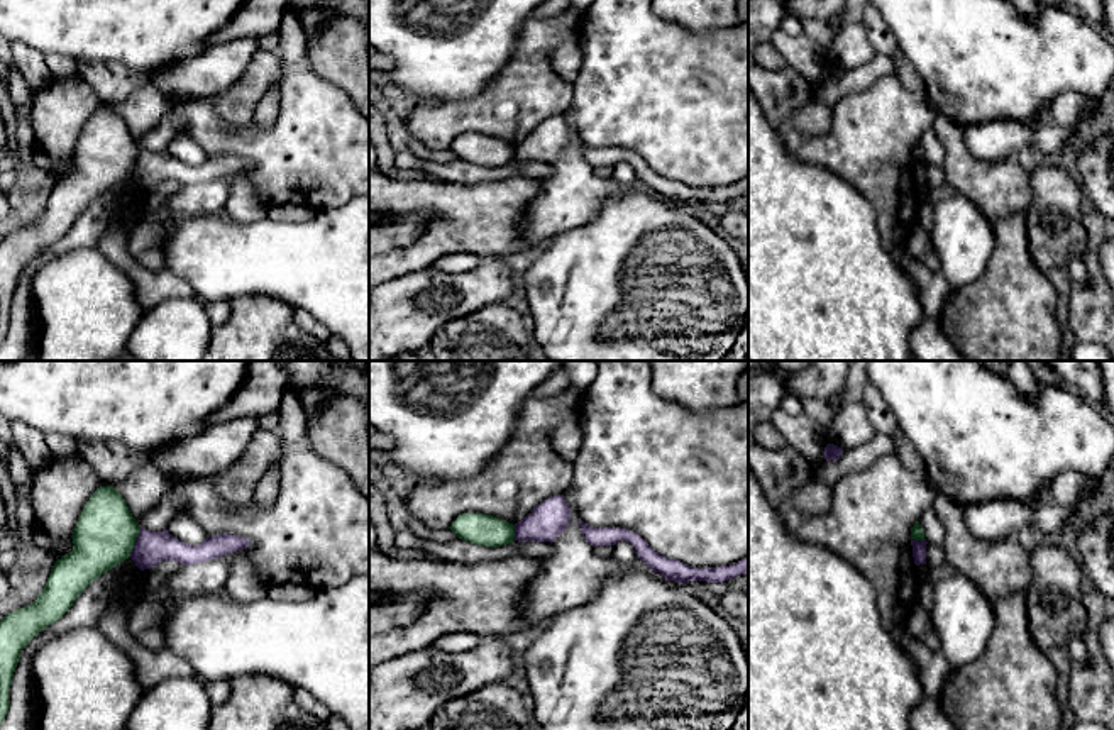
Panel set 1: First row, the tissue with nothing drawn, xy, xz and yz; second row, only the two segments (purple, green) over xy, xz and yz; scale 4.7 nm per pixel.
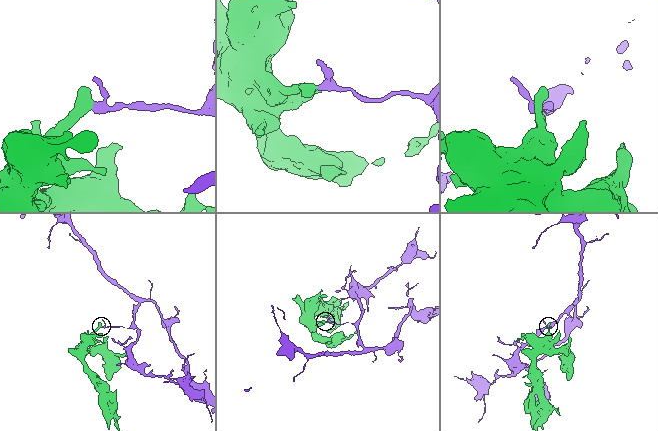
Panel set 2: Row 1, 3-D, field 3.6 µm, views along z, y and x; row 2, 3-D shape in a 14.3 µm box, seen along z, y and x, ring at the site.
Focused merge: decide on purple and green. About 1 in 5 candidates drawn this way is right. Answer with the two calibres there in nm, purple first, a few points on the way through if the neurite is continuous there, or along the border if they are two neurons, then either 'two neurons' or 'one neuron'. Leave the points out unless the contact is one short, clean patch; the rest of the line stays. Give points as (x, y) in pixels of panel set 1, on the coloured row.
calibres 160 and 300 nm; border xy (141, 529), (129, 556); two neurons

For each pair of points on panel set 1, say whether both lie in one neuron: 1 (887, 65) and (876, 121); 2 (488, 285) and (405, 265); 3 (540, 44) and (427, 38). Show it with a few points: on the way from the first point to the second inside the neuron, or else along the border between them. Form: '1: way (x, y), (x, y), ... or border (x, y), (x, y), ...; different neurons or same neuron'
1: border (894, 73), (879, 77), (864, 90), (850, 92); different neurons
2: border (430, 266), (397, 276), (386, 283); different neurons
3: border (529, 17), (508, 61), (493, 77); different neurons

